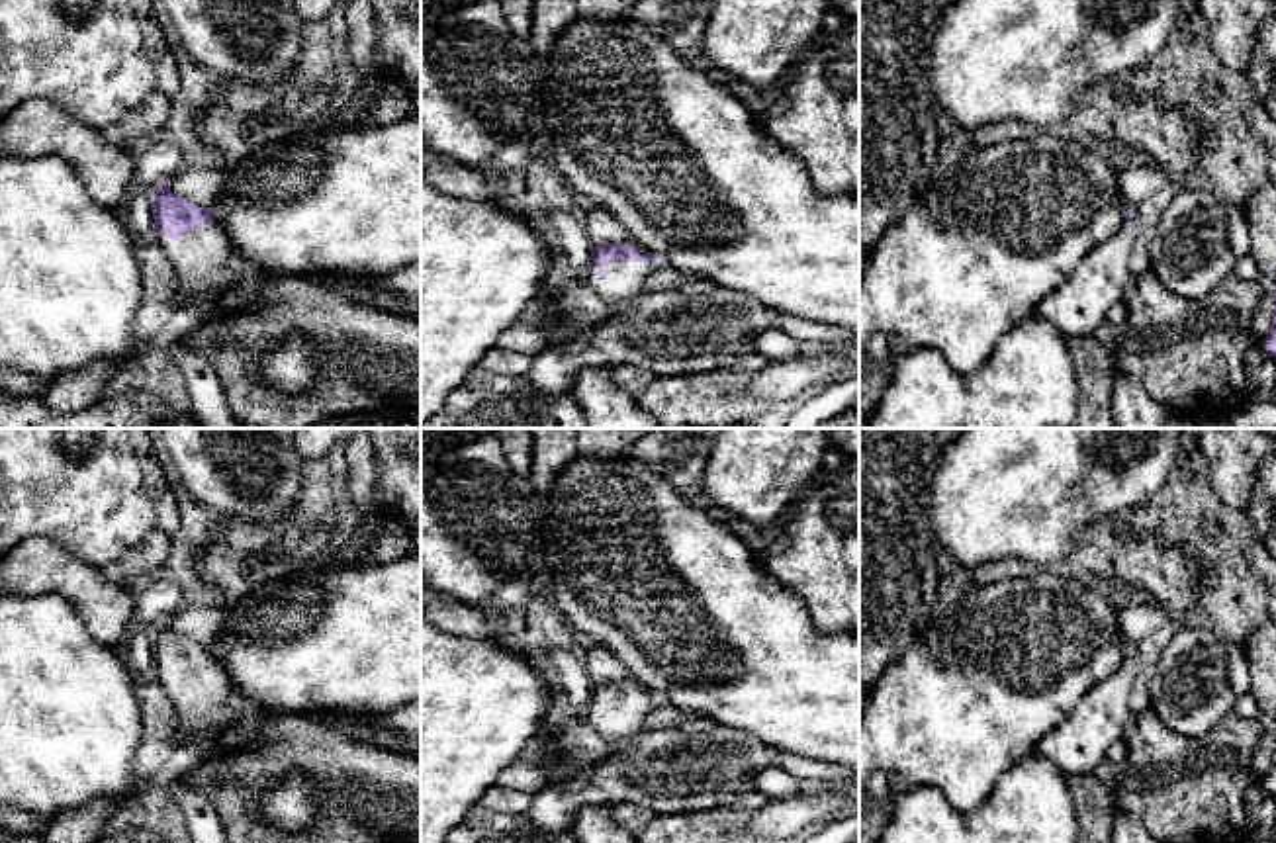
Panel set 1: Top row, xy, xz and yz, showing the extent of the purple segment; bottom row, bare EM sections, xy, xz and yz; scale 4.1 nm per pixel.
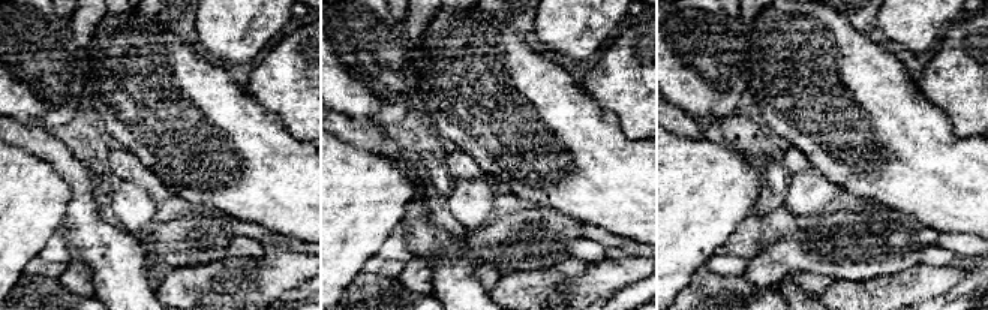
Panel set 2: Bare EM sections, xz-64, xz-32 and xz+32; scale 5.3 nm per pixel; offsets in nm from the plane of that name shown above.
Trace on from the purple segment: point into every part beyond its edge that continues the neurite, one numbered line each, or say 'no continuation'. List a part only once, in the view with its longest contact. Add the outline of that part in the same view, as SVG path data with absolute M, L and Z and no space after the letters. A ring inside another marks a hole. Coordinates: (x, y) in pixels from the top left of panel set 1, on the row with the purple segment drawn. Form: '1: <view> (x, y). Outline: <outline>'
1: xz (623, 282). Outline: M591 262L583 280L611 309L636 299L646 291L658 262L607 262L605 276L597 276L597 264Z

